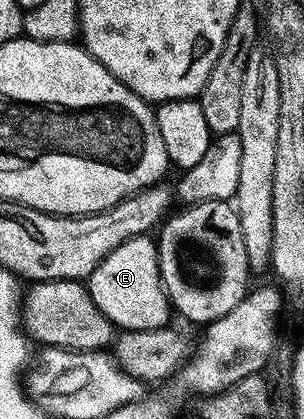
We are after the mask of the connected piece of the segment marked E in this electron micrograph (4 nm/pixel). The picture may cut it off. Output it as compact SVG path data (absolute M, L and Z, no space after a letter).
M153 236L133 237L120 243L120 247L116 247L116 251L108 254L96 271L92 271L88 288L96 307L100 307L119 330L164 329L171 324L172 306L162 285L158 247Z

